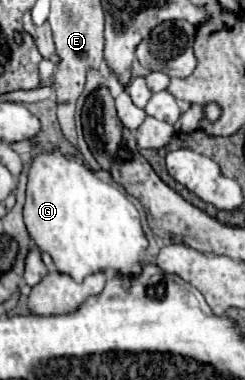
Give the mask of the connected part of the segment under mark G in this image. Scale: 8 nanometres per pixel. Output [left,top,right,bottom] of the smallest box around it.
[23,152,147,284]

